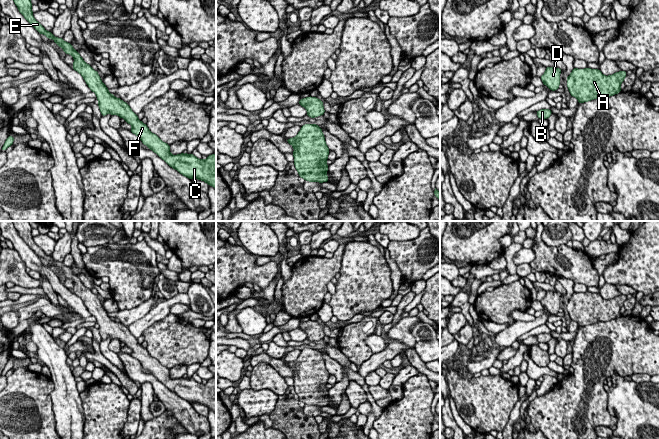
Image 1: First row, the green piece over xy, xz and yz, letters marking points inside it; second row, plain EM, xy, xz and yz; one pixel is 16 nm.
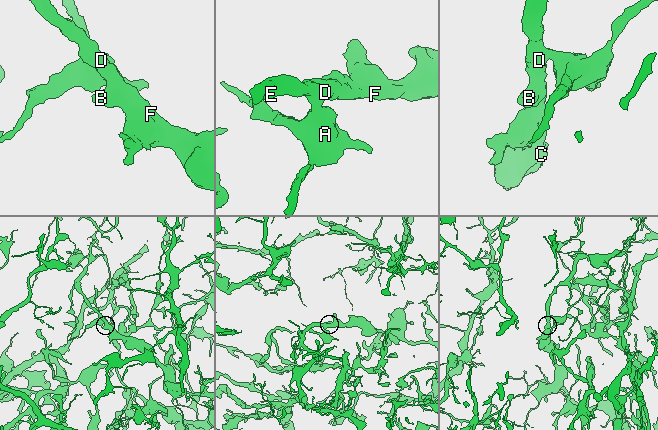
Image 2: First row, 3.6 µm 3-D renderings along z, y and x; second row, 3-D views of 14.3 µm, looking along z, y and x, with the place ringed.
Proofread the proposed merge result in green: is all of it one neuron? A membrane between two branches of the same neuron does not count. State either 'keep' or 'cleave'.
keep

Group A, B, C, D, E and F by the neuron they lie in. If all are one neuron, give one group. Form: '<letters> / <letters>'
A B C D E F

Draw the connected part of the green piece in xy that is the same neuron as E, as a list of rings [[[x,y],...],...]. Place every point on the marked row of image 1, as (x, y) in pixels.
[[[14,0],[14,3],[19,12],[40,34],[44,34],[48,39],[52,38],[64,50],[66,55],[70,54],[73,56],[74,63],[72,68],[82,75],[88,87],[96,94],[102,116],[109,113],[124,118],[125,122],[132,126],[130,131],[137,135],[144,145],[148,146],[150,150],[155,152],[170,167],[176,169],[180,174],[189,179],[202,180],[216,189],[216,154],[207,156],[206,160],[198,159],[193,153],[190,155],[188,153],[172,155],[170,153],[170,145],[161,141],[156,134],[152,133],[147,125],[138,119],[137,114],[131,110],[129,104],[120,98],[116,98],[108,91],[108,88],[101,81],[98,72],[82,59],[71,43],[65,42],[63,38],[54,37],[51,32],[46,31],[35,20],[31,0]]]

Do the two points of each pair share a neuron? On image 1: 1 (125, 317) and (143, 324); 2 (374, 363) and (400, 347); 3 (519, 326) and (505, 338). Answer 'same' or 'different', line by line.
1: different
2: same
3: same

